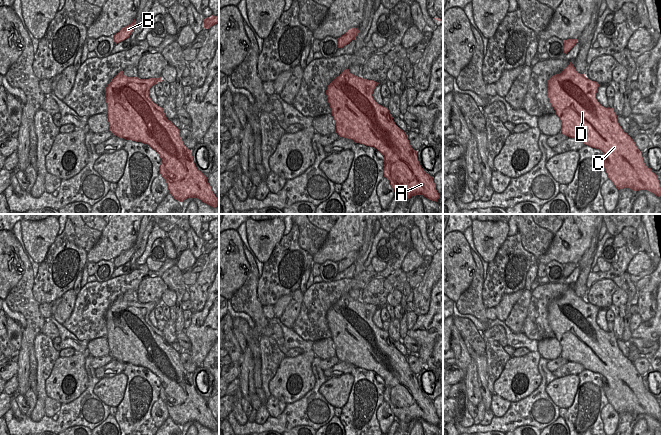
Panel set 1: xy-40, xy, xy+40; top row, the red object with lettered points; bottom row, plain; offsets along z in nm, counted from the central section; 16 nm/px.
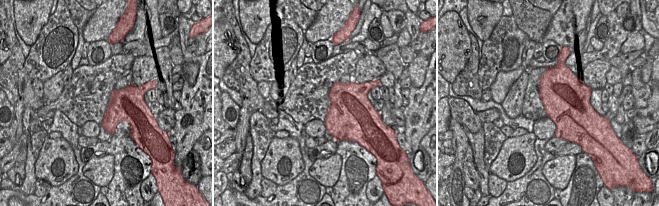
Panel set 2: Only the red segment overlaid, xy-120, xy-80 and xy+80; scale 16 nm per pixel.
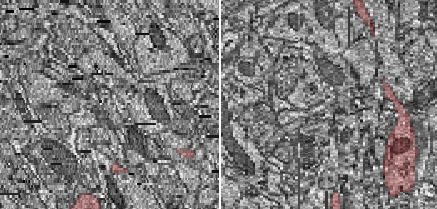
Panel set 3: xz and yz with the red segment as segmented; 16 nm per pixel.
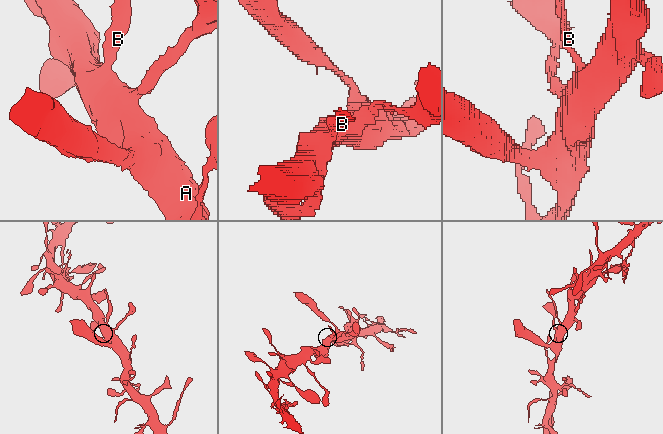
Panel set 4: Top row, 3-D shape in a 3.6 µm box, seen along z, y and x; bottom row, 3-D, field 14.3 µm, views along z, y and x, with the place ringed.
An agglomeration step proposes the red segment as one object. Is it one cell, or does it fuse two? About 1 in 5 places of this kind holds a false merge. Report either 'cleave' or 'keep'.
keep

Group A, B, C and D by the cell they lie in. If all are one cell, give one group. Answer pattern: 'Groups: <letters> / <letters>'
Groups: A B C D.

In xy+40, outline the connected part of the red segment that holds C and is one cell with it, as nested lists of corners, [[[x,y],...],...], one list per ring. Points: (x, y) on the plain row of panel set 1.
[[[571,286],[561,297],[553,299],[548,304],[548,322],[555,338],[561,344],[561,357],[601,374],[605,395],[618,414],[623,412],[633,415],[647,414],[660,421],[658,400],[645,389],[642,376],[619,349],[614,333],[605,332],[596,323],[599,310],[600,308],[588,303],[585,298],[578,297]]]

